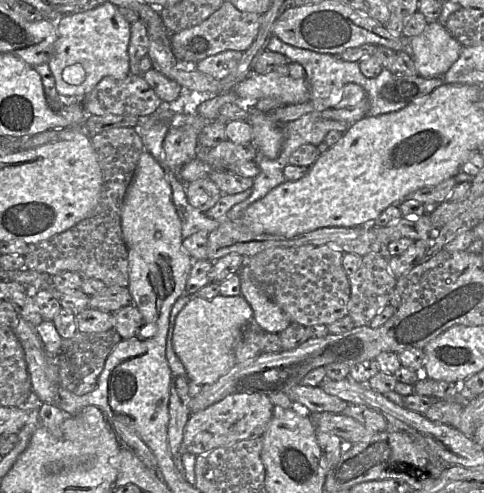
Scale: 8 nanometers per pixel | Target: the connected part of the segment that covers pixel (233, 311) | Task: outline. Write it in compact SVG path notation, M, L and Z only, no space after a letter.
M242 295L203 299L194 296L178 313L173 330L173 349L185 367L189 381L213 384L235 365L235 348L244 330L253 323L253 311Z

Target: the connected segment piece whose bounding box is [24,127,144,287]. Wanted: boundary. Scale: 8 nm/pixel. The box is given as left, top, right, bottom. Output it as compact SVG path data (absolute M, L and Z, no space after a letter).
M120 127L93 136L91 142L102 172L102 190L95 209L70 229L47 240L30 244L24 256L24 268L49 275L71 271L83 278L98 279L107 287L128 287L129 261L121 225L122 208L140 155L144 151L143 141L137 128Z

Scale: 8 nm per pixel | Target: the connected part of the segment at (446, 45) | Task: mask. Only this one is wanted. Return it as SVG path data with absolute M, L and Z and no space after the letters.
M437 21L428 24L421 34L410 37L406 52L414 60L417 75L432 78L443 77L459 58L462 47L447 29Z

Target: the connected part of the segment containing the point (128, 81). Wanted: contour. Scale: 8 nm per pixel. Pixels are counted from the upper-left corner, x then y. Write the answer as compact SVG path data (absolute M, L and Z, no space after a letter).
M132 74L124 79L103 78L80 99L87 115L146 117L164 105L143 75Z

